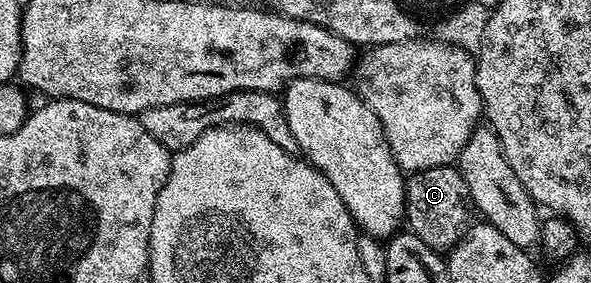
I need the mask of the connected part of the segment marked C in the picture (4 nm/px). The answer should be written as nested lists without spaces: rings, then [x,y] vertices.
[[[455,166],[435,167],[411,172],[404,184],[404,223],[422,245],[437,253],[457,247],[474,225],[474,208],[462,173]]]

